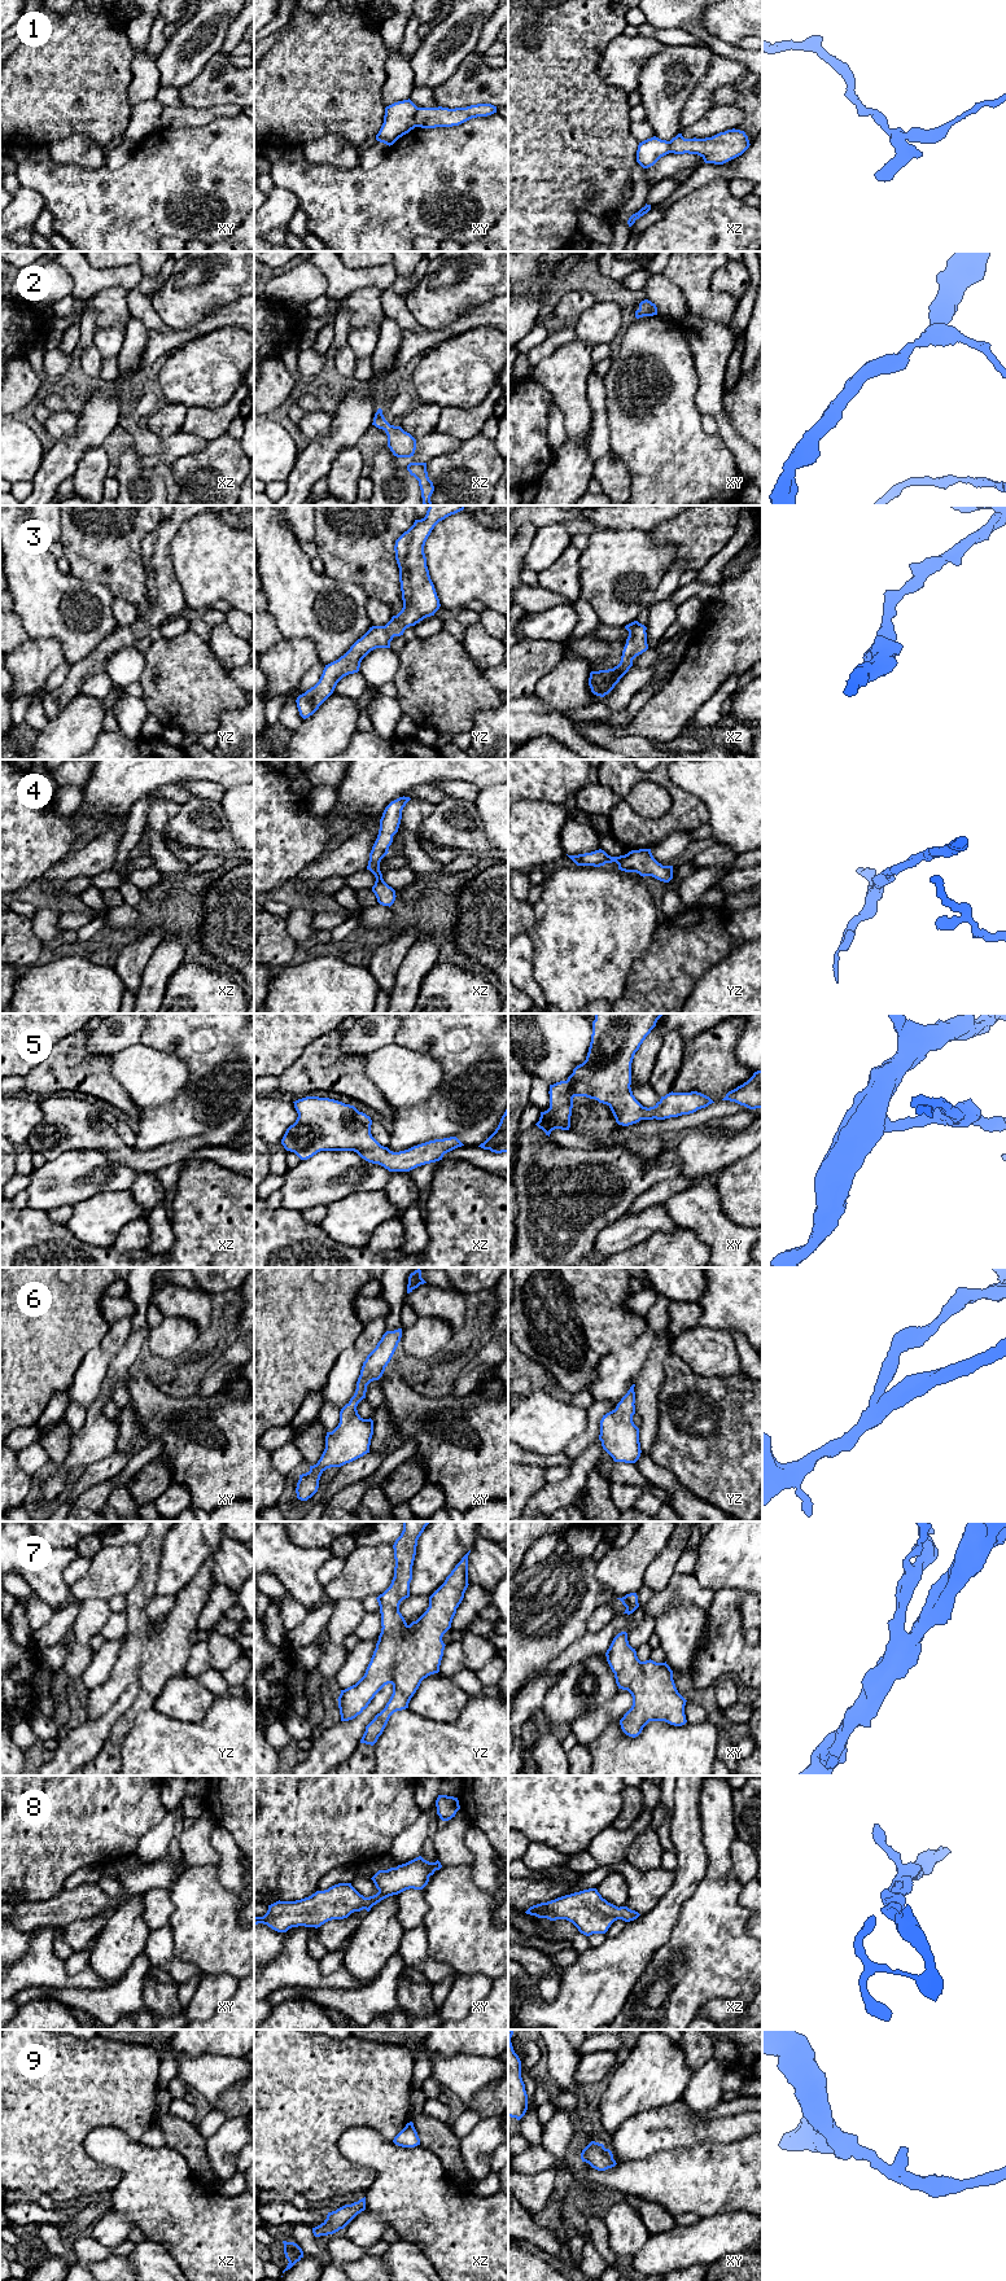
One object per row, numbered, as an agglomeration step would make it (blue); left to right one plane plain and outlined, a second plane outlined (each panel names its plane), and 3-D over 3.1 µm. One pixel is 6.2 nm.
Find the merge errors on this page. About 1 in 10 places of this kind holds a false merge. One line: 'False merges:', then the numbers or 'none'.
False merges: 1, 4

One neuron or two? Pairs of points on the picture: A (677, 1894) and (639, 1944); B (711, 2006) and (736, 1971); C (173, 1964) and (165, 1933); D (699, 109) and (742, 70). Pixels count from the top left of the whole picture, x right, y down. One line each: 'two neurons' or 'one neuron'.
A: one neuron
B: two neurons
C: one neuron
D: one neuron

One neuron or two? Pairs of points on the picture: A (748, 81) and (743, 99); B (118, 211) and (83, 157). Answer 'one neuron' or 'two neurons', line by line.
A: one neuron
B: two neurons

